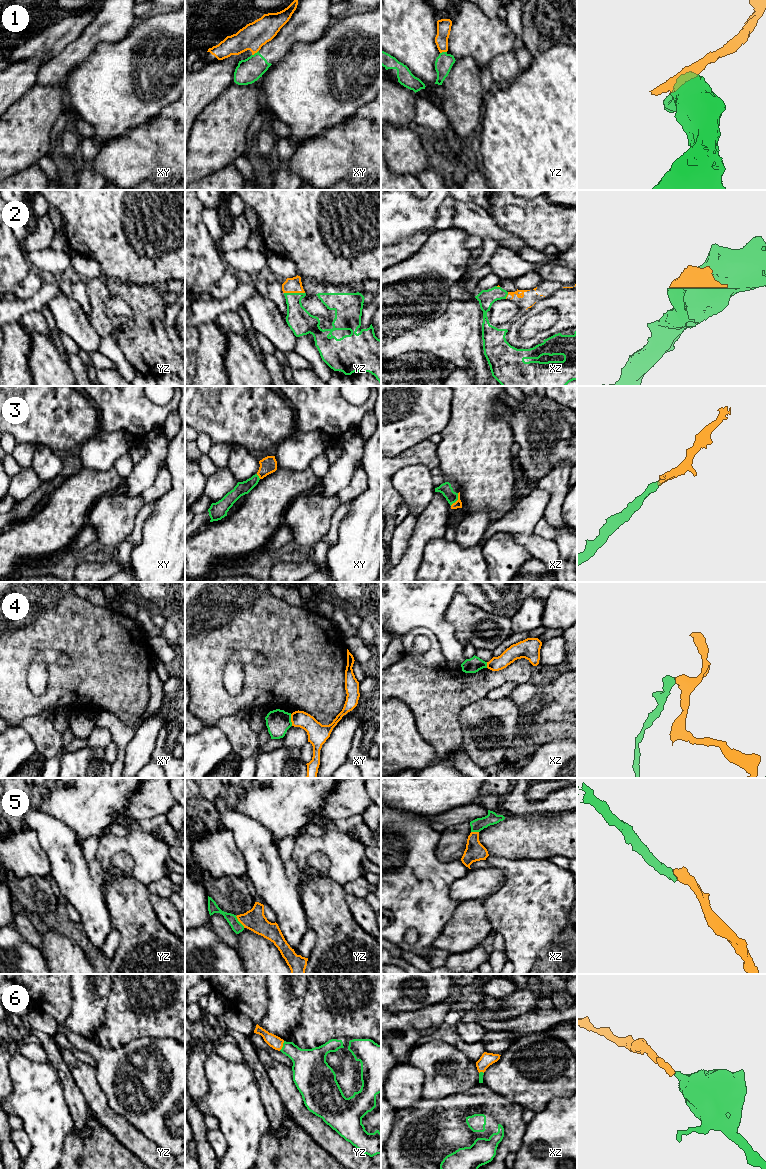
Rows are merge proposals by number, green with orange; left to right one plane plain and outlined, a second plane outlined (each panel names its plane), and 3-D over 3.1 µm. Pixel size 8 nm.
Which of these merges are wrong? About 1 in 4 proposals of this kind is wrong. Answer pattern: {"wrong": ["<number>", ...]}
{"wrong": ["1", "4"]}

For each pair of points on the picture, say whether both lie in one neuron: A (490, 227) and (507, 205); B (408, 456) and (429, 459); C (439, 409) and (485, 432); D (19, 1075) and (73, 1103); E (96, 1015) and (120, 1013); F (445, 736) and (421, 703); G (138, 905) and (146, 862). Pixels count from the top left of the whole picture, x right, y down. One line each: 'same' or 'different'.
A: different
B: same
C: different
D: different
E: different
F: same
G: different

